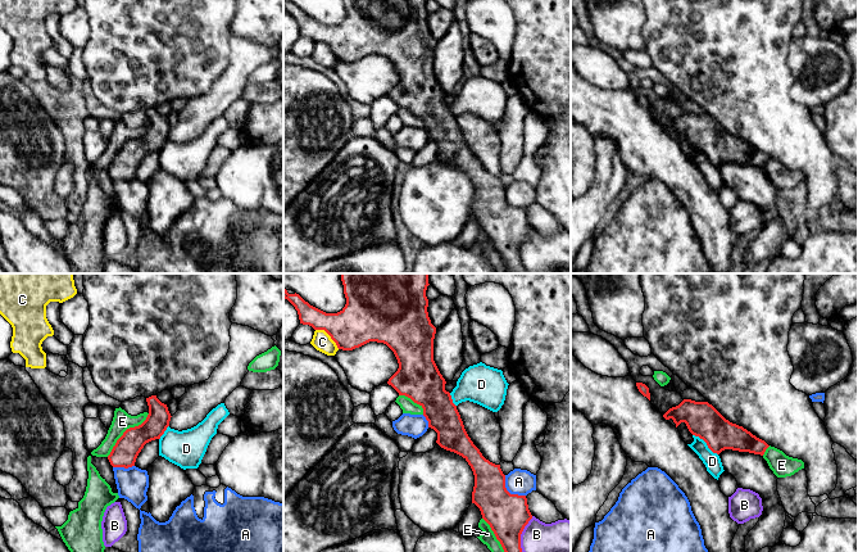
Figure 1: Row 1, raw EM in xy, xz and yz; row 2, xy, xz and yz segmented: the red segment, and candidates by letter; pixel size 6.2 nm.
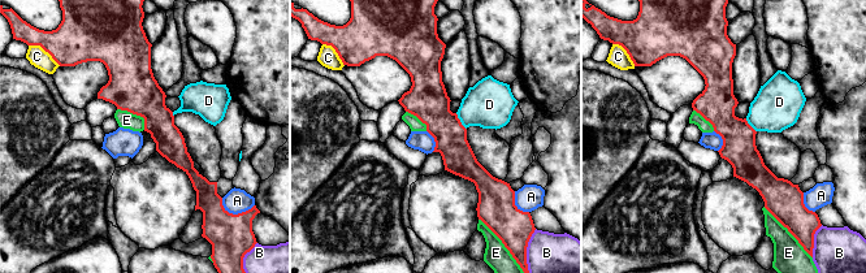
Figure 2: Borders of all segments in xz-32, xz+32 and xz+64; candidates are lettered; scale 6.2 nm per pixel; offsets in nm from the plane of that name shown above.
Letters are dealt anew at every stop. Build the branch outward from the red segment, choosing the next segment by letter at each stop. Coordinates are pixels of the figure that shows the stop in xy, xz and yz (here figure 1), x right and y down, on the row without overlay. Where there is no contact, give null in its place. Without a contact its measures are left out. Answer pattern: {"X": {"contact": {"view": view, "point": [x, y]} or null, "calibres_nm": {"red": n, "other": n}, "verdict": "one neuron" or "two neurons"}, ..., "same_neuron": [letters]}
{"A": {"contact": {"view": "xz", "point": [508, 204]}, "calibres_nm": {"red": 260, "other": 160}, "verdict": "two neurons"}, "B": {"contact": {"view": "xz", "point": [520, 250]}, "calibres_nm": {"red": 260, "other": 380}, "verdict": "two neurons"}, "C": {"contact": {"view": "xz", "point": [328, 46]}, "calibres_nm": {"red": 300, "other": 120}, "verdict": "two neurons"}, "D": {"contact": {"view": "yz", "point": [706, 154]}, "calibres_nm": {"red": 220, "other": 110}, "verdict": "two neurons"}, "E": {"contact": {"view": "xy", "point": [125, 144]}, "calibres_nm": {"red": 160, "other": 120}, "verdict": "two neurons"}, "same_neuron": []}

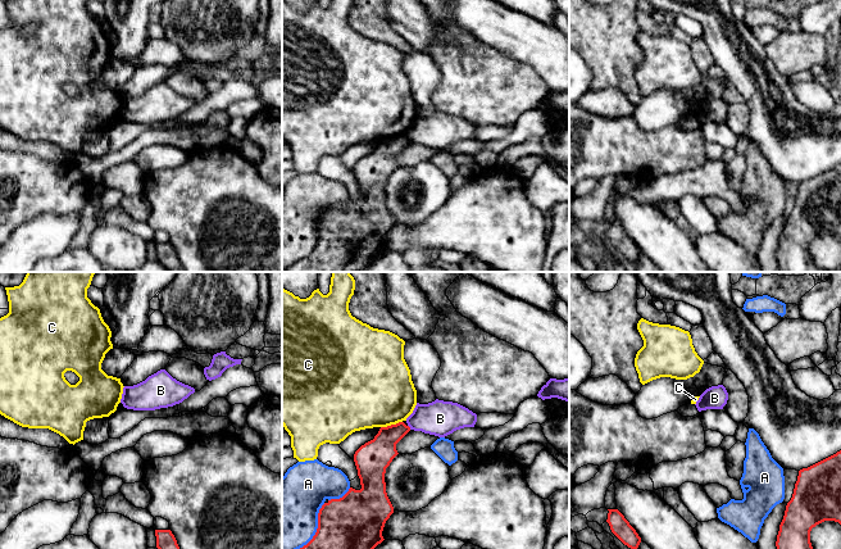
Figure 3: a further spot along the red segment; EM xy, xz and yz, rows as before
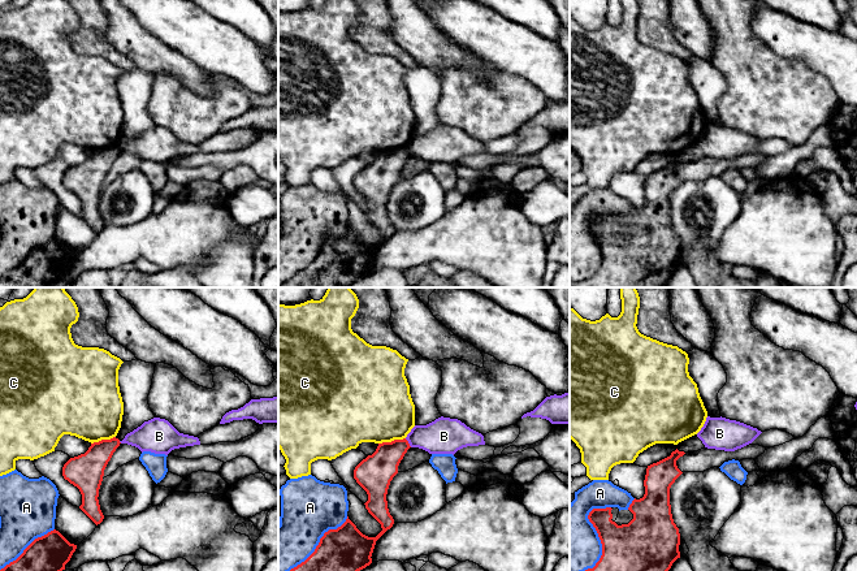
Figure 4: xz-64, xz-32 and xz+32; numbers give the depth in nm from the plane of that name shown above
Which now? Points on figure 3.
{"A": {"contact": {"view": "xz", "point": [314, 248]}, "calibres_nm": {"red": 380, "other": 440}, "verdict": "two neurons"}, "B": {"contact": {"view": "xz", "point": [409, 140]}, "calibres_nm": {"red": 190, "other": 220}, "verdict": "two neurons"}, "C": {"contact": {"view": "xz", "point": [391, 137]}, "calibres_nm": {"red": 200, "other": 480}, "verdict": "two neurons"}, "same_neuron": []}

